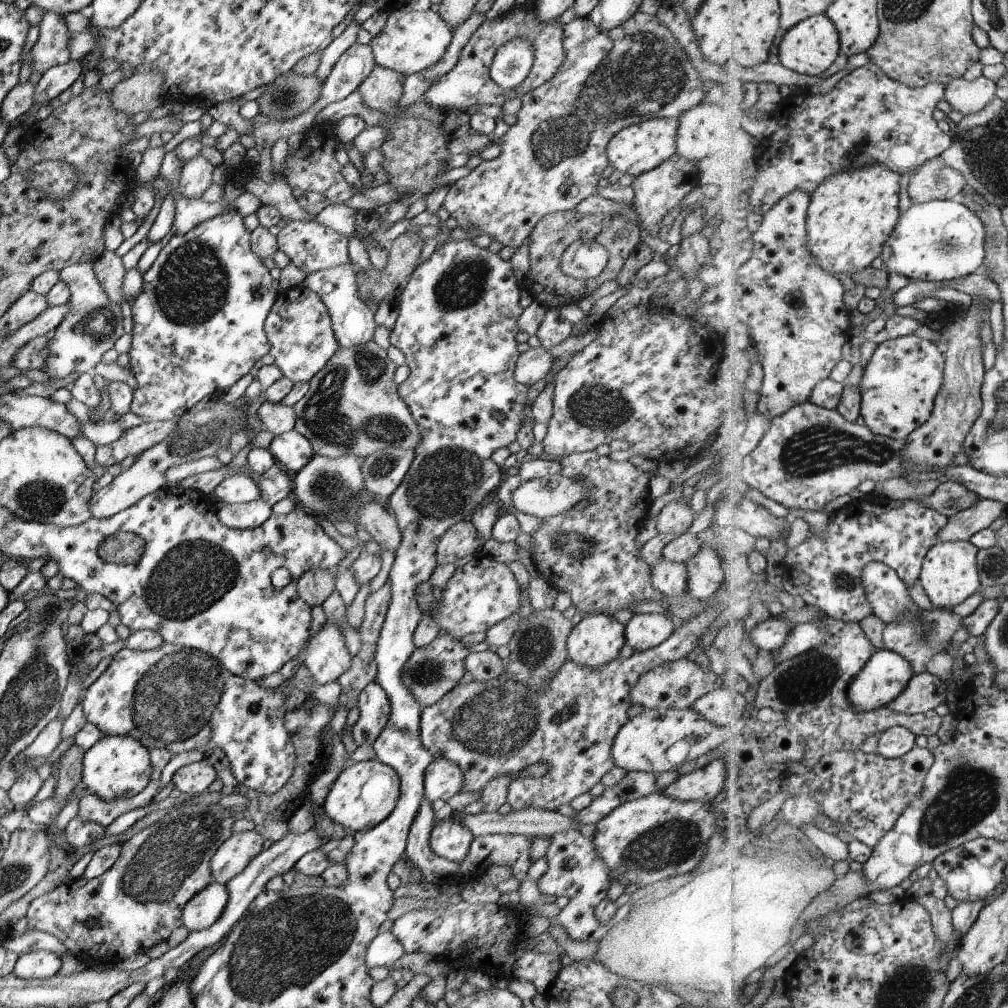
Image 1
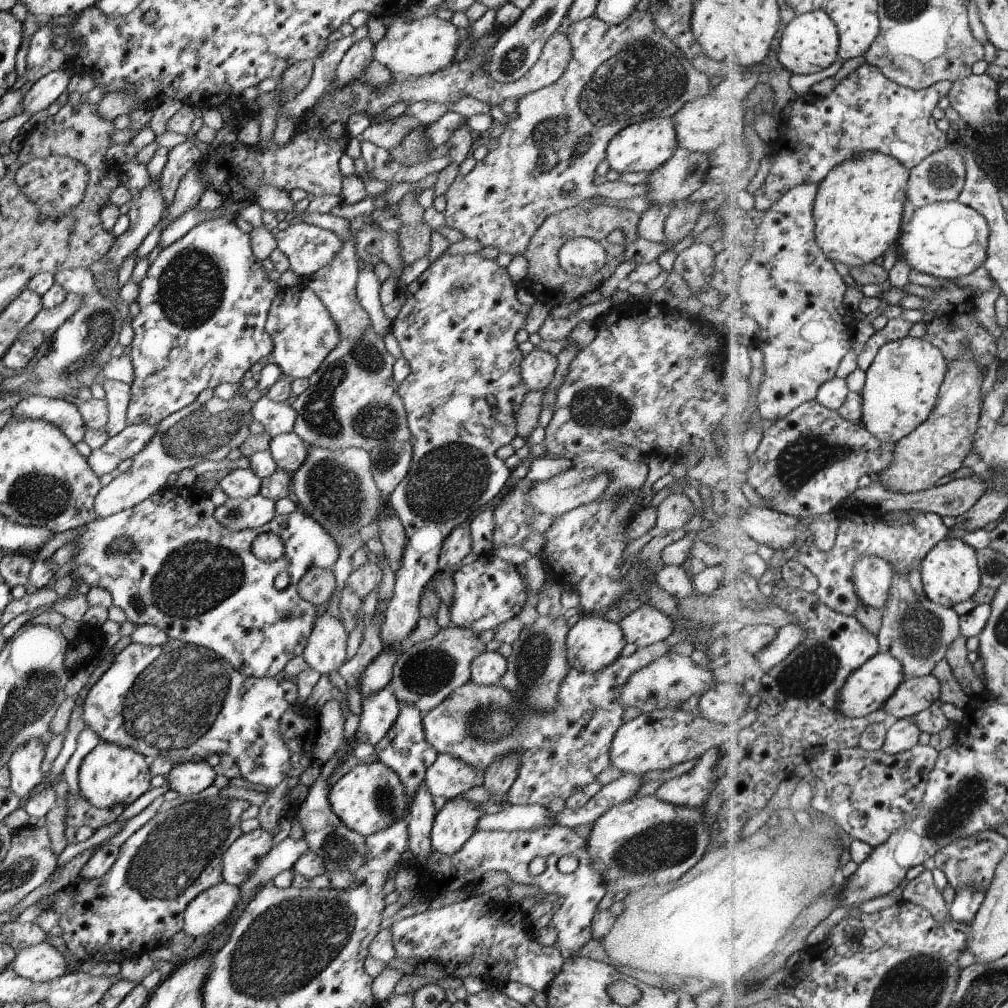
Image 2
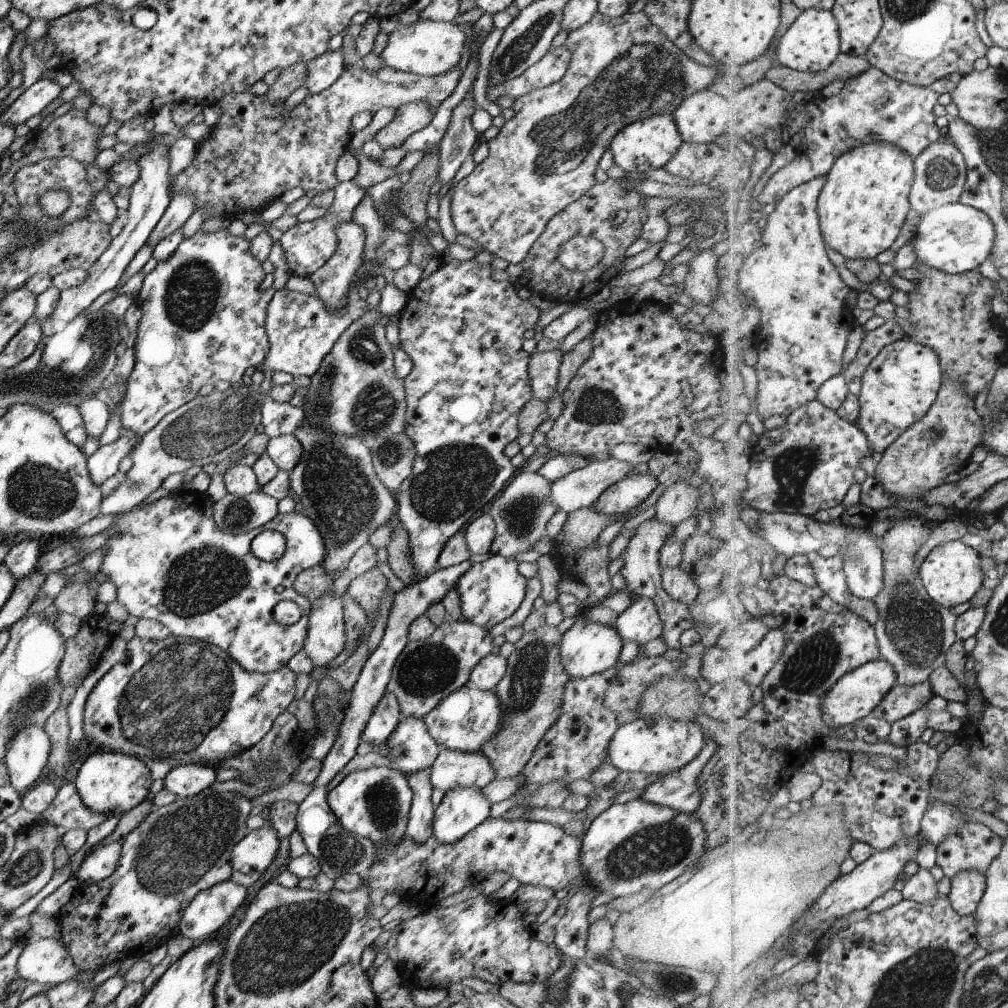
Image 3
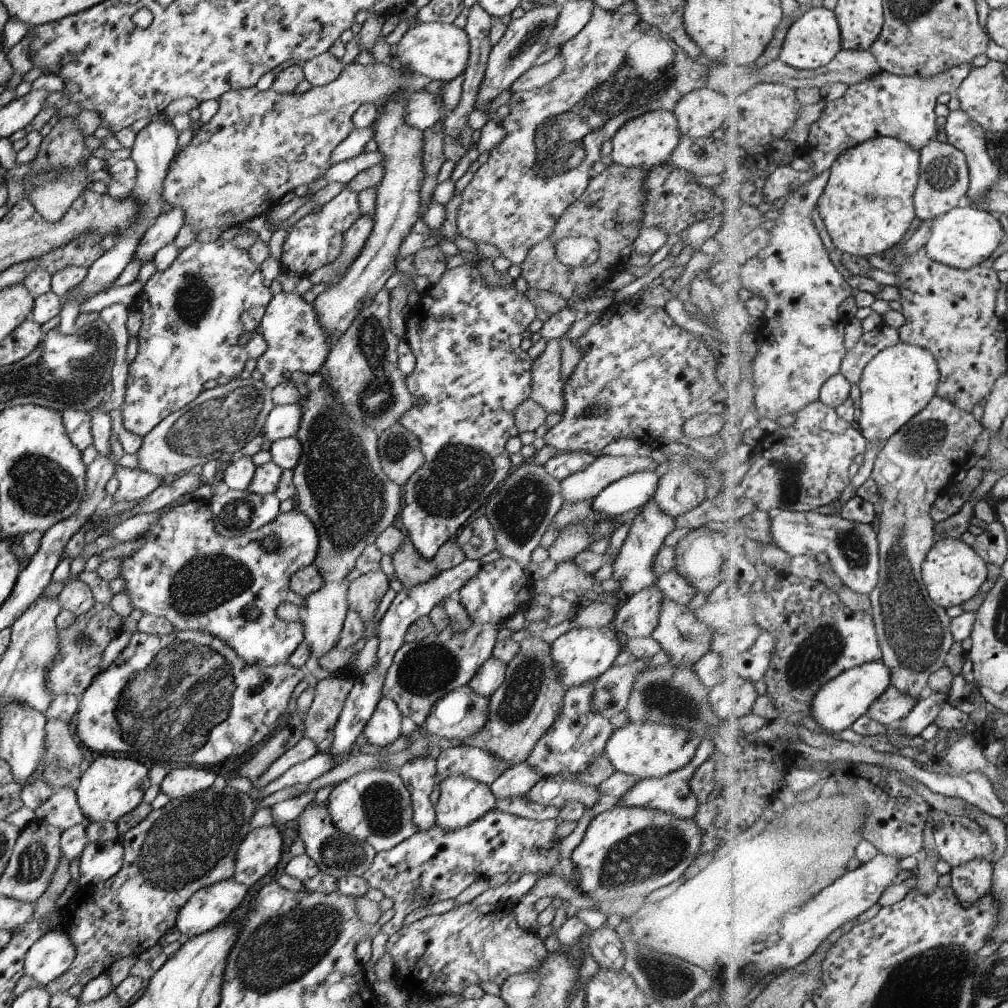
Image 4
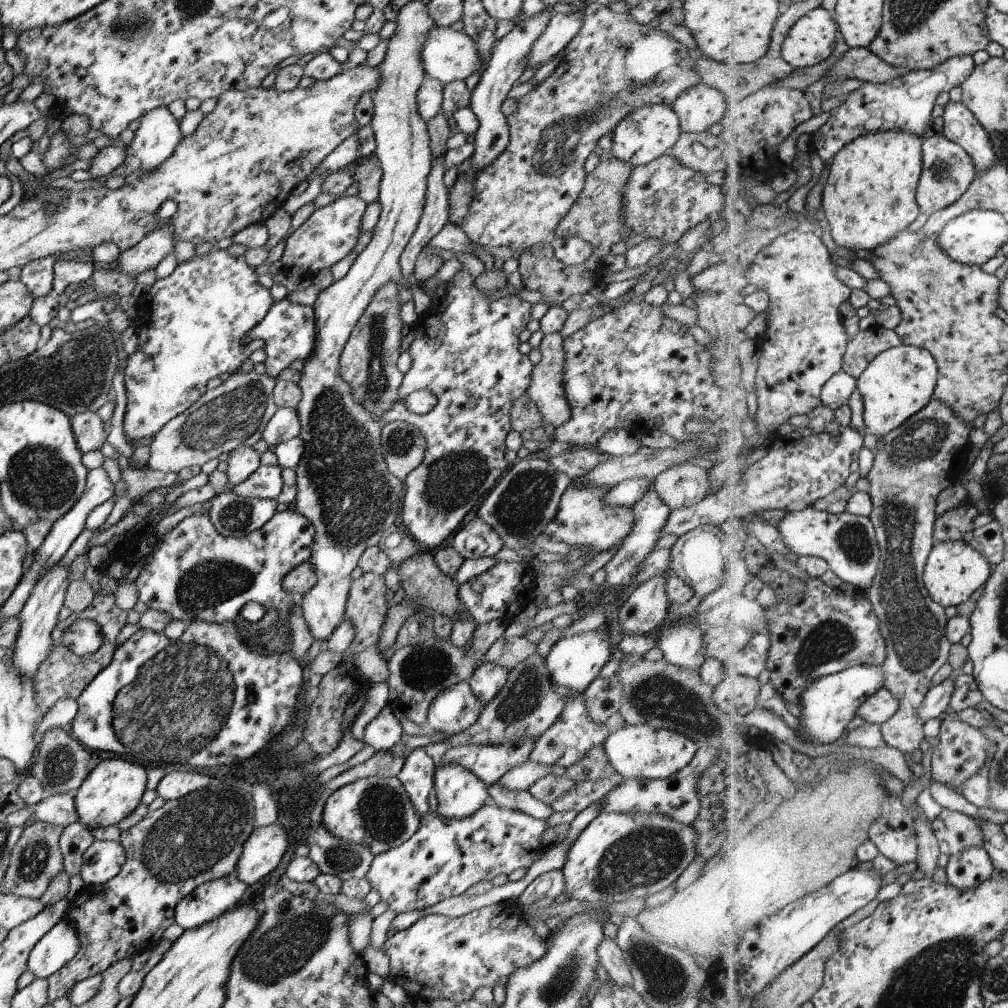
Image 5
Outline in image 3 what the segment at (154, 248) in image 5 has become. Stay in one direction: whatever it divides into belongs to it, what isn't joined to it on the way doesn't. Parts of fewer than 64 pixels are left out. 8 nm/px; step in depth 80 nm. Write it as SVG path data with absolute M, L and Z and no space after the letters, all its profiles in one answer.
M177 192L170 198L167 209L163 212L161 218L149 238L147 238L147 244L155 247L155 244L159 240L163 240L165 236L169 236L171 232L175 232L177 228L182 228L186 220L191 216L195 209L195 202L193 202L193 196L191 192Z

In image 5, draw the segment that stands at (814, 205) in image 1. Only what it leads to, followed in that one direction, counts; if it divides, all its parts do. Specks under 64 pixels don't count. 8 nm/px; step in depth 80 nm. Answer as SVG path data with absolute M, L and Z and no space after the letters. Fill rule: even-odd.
M903 130L877 132L847 144L835 156L821 204L835 243L871 252L895 240L919 218L916 196L922 179L923 143L923 138ZM851 222L855 224L849 229Z

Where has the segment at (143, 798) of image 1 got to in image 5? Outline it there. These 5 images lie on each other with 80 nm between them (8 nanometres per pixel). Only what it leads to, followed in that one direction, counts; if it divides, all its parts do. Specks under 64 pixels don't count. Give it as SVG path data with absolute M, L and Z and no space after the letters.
M62 793L45 797L33 806L35 820L55 824L63 828L77 821L73 798Z

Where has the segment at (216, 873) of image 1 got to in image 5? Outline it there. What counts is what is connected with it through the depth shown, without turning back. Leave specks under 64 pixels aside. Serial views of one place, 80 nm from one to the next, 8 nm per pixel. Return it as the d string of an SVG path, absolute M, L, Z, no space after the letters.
M279 824L255 827L242 845L234 874L246 886L269 874L280 863L287 850L287 834Z

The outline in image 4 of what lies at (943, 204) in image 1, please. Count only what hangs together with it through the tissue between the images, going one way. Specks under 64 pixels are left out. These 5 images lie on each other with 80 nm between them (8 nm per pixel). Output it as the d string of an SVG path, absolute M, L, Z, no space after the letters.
M962 204L934 219L931 238L925 250L935 262L951 268L969 270L985 262L1006 238L1005 228L1001 226L998 214L975 205Z

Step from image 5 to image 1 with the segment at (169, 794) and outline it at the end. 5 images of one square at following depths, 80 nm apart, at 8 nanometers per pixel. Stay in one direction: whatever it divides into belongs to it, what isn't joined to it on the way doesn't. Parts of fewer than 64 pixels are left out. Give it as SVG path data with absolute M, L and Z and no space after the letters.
M205 759L178 768L170 778L174 788L185 794L199 794L215 780L216 774Z

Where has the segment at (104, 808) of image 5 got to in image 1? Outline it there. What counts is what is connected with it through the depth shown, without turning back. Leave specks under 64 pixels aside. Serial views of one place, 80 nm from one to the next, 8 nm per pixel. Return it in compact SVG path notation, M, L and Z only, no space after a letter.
M103 735L83 753L81 764L81 786L86 793L104 801L125 799L139 794L150 781L149 775L152 772L148 750L139 741L121 735Z

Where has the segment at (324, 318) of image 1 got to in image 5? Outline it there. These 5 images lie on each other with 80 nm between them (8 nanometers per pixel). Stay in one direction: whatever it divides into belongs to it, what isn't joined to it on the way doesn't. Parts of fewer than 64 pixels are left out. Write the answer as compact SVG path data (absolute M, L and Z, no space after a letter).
M282 298L269 306L267 314L243 338L243 344L254 340L263 340L262 349L265 351L265 360L262 364L265 368L265 374L271 379L277 380L276 377L279 376L279 372L287 368L291 362L297 360L303 364L313 354L311 350L313 350L313 344L315 344L315 332L315 318L312 308L293 304Z

